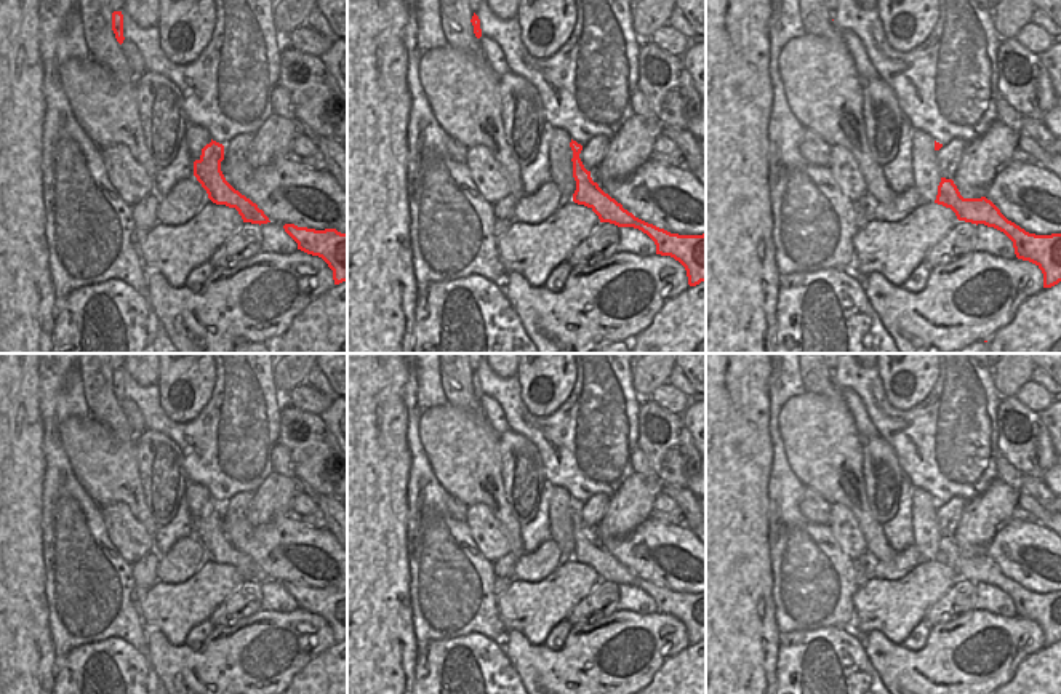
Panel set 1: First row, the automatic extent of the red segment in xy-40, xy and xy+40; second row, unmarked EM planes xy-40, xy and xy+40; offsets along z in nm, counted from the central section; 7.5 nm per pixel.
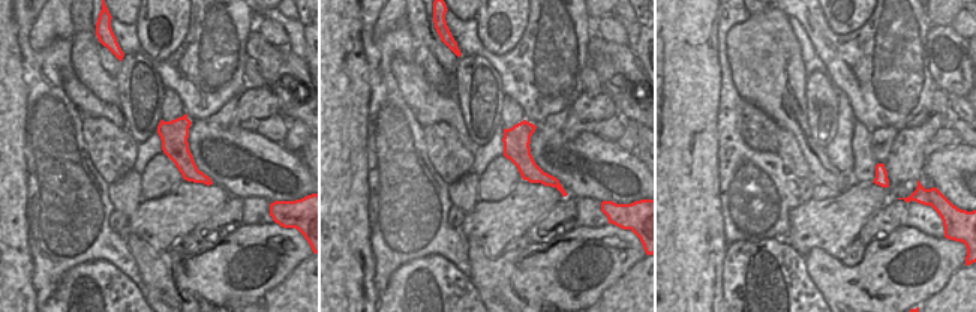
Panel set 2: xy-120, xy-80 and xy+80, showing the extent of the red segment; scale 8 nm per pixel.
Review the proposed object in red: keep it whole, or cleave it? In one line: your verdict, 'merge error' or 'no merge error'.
merge error

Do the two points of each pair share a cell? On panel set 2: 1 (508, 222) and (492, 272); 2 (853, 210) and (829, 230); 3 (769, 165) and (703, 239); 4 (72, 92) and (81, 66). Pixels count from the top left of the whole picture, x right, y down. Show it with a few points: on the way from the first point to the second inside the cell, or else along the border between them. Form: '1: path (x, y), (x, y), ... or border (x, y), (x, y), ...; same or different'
1: border (468, 240), (476, 240), (492, 258), (502, 254); different
2: path (847, 212), (835, 224); same
3: border (718, 182), (721, 231), (727, 242); different
4: border (74, 71), (104, 101); different

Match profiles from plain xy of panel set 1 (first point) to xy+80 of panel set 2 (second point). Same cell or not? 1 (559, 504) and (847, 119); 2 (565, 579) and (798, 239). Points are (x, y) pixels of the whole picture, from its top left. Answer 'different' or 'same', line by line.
1: different
2: same

